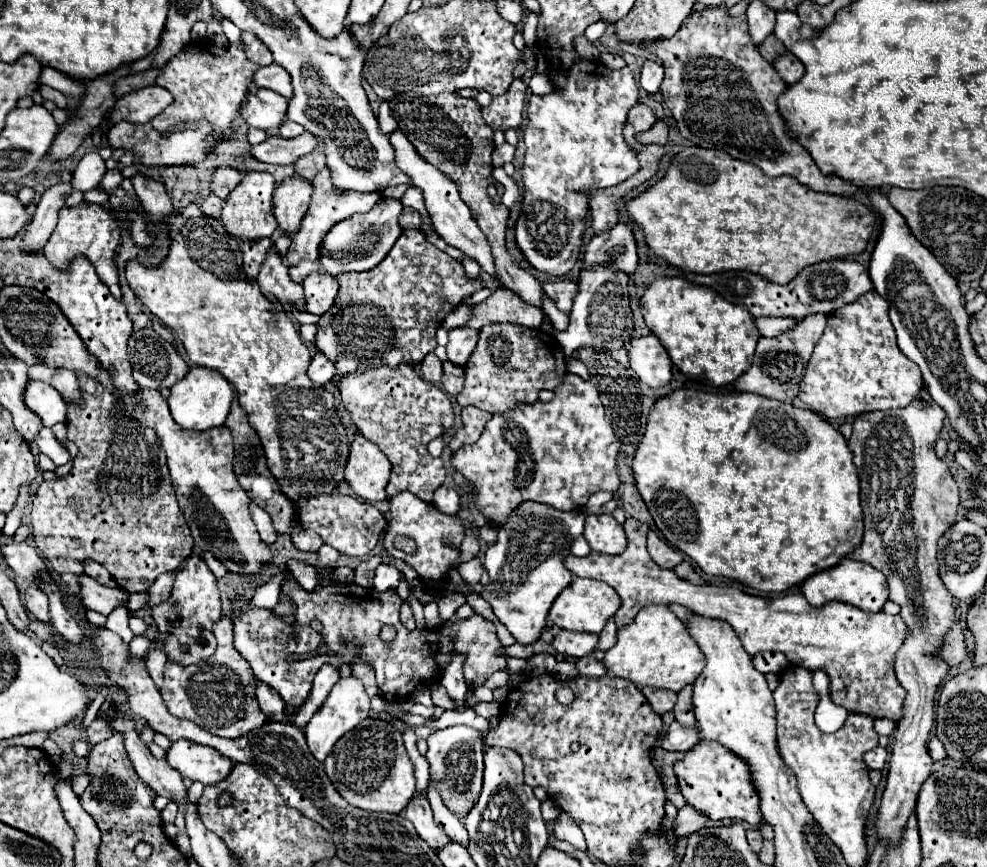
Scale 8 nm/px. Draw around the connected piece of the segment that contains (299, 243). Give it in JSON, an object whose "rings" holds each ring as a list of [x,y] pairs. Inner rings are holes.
{"rings":[[[323,168],[315,178],[309,180],[309,184],[313,186],[313,196],[311,196],[311,206],[301,222],[299,232],[291,238],[291,246],[289,246],[289,254],[285,256],[287,266],[295,266],[299,260],[317,260],[319,258],[319,242],[323,240],[323,234],[327,234],[327,230],[331,226],[335,226],[335,222],[341,222],[343,218],[357,214],[357,212],[369,212],[381,198],[381,194],[371,192],[371,194],[363,194],[363,192],[339,192],[335,188],[335,184],[331,182],[331,170]]]}

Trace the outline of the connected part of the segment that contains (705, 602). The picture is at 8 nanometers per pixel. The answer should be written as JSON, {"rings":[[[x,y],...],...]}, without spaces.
{"rings":[[[627,518],[625,526],[627,550],[623,554],[609,556],[591,552],[585,558],[569,554],[563,560],[565,568],[571,574],[601,580],[619,594],[623,606],[615,614],[617,628],[625,628],[627,624],[631,624],[637,612],[649,604],[681,604],[693,614],[731,624],[749,656],[773,650],[785,654],[787,660],[795,666],[803,666],[811,672],[823,670],[831,678],[831,700],[847,708],[849,712],[865,714],[871,718],[889,718],[895,722],[901,718],[905,690],[895,678],[893,660],[899,646],[903,646],[907,628],[903,626],[899,614],[867,614],[855,610],[855,606],[847,606],[841,602],[831,602],[823,608],[811,608],[799,592],[759,598],[749,596],[733,586],[695,586],[687,580],[677,578],[673,570],[659,570],[651,562],[651,556],[647,554],[647,524],[635,518]]]}

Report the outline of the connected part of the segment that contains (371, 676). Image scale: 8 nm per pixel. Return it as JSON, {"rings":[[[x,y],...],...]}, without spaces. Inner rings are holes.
{"rings":[[[357,658],[351,666],[353,666],[353,674],[355,674],[355,678],[363,680],[367,694],[369,694],[371,698],[377,696],[379,692],[377,692],[377,684],[375,684],[375,672],[373,672],[373,666],[369,666],[367,662],[363,662],[361,658]]]}

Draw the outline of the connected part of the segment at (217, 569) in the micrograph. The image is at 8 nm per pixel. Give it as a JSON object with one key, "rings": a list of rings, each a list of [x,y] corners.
{"rings":[[[205,552],[203,559],[213,574],[216,576],[216,578],[223,577],[227,572],[225,565],[221,563],[221,561],[217,560],[217,558],[215,558],[211,552]]]}

